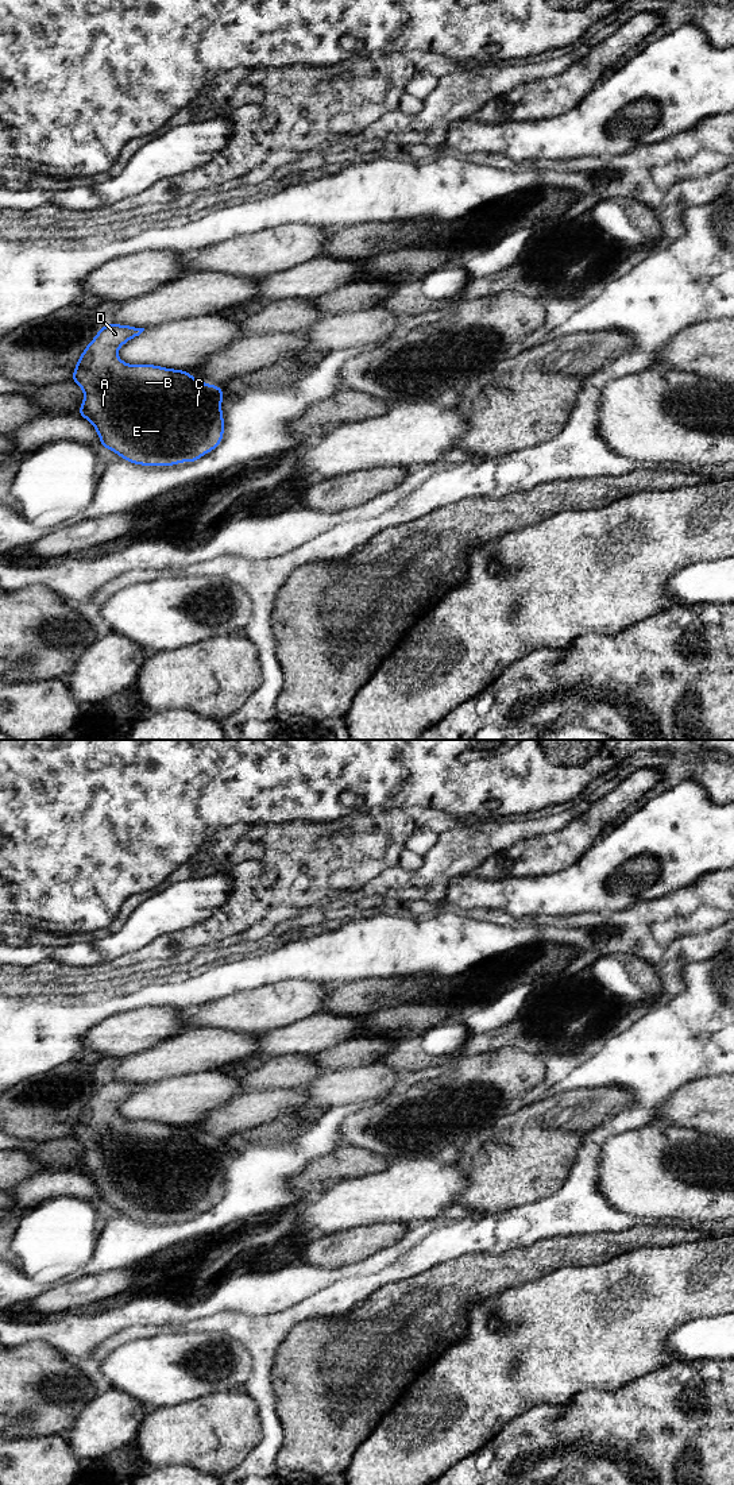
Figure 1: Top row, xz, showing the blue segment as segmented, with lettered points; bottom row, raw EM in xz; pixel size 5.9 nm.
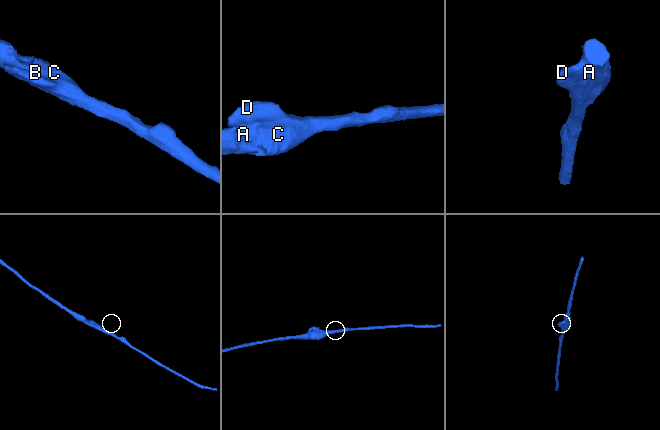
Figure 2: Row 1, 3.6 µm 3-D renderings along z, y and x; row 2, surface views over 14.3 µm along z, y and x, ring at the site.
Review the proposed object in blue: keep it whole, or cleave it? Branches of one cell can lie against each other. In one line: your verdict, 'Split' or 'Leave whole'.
Leave whole

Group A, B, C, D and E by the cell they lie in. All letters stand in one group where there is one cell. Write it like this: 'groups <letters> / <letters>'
groups A B C D E

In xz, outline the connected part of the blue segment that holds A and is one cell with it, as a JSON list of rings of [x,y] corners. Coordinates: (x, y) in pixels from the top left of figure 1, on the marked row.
[[[113,323],[100,327],[78,358],[70,379],[85,394],[77,413],[94,427],[100,447],[112,450],[127,462],[139,466],[193,463],[223,441],[221,401],[225,393],[220,386],[208,385],[185,370],[132,366],[120,360],[117,350],[143,331]]]

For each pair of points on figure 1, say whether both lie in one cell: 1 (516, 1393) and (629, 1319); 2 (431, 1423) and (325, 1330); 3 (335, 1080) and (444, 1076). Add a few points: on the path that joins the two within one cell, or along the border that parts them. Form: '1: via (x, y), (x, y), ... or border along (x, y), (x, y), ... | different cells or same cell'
1: via (544, 1365), (582, 1327), (601, 1326) | same cell
2: border along (421, 1373), (381, 1422) | different cells
3: border along (402, 1086), (375, 1102) | different cells

